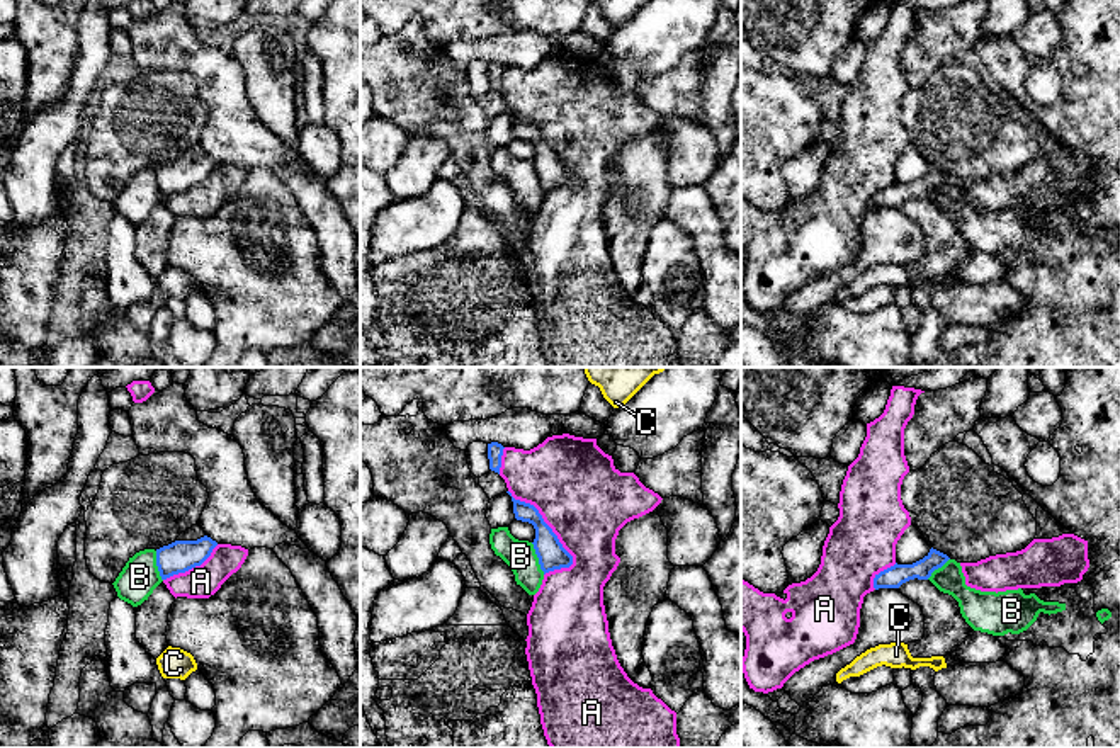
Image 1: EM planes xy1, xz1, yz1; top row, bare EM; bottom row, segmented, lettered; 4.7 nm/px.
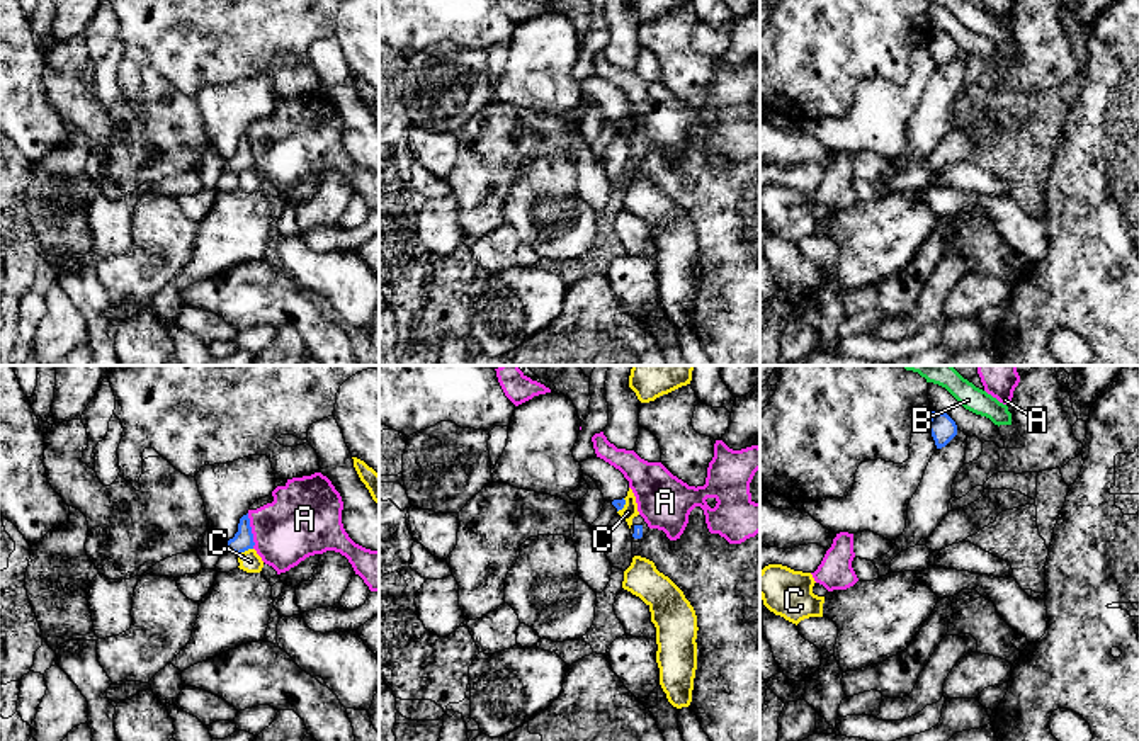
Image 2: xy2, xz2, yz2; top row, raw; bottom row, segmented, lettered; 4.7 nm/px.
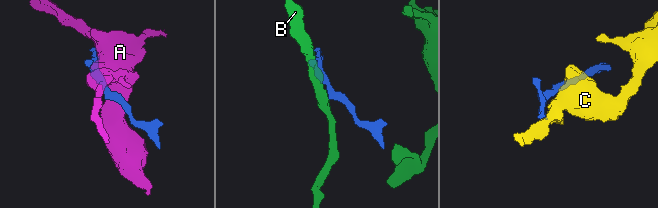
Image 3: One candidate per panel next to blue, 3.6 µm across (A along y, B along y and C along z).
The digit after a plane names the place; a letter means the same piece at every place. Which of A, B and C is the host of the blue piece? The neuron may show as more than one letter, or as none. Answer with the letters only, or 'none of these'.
none of these

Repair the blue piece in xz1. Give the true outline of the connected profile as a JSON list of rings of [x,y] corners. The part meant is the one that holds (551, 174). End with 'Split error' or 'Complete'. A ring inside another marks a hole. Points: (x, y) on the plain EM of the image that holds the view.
[[[513,116],[512,121],[515,138],[529,141],[535,148],[535,158],[532,163],[544,194],[554,189],[569,187],[573,184],[573,175],[563,167],[557,155],[544,141],[539,129],[530,122],[515,119]]]. Complete

